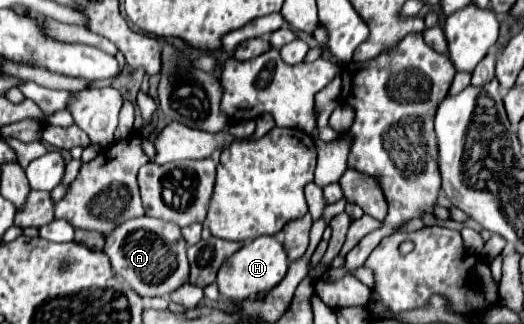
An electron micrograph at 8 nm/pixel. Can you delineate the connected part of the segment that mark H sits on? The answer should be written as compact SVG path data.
M260 236L260 238L244 244L232 258L228 258L222 264L216 284L218 284L222 296L246 300L264 290L272 290L286 276L286 270L288 270L288 256L286 256L282 242L276 240L276 236Z

